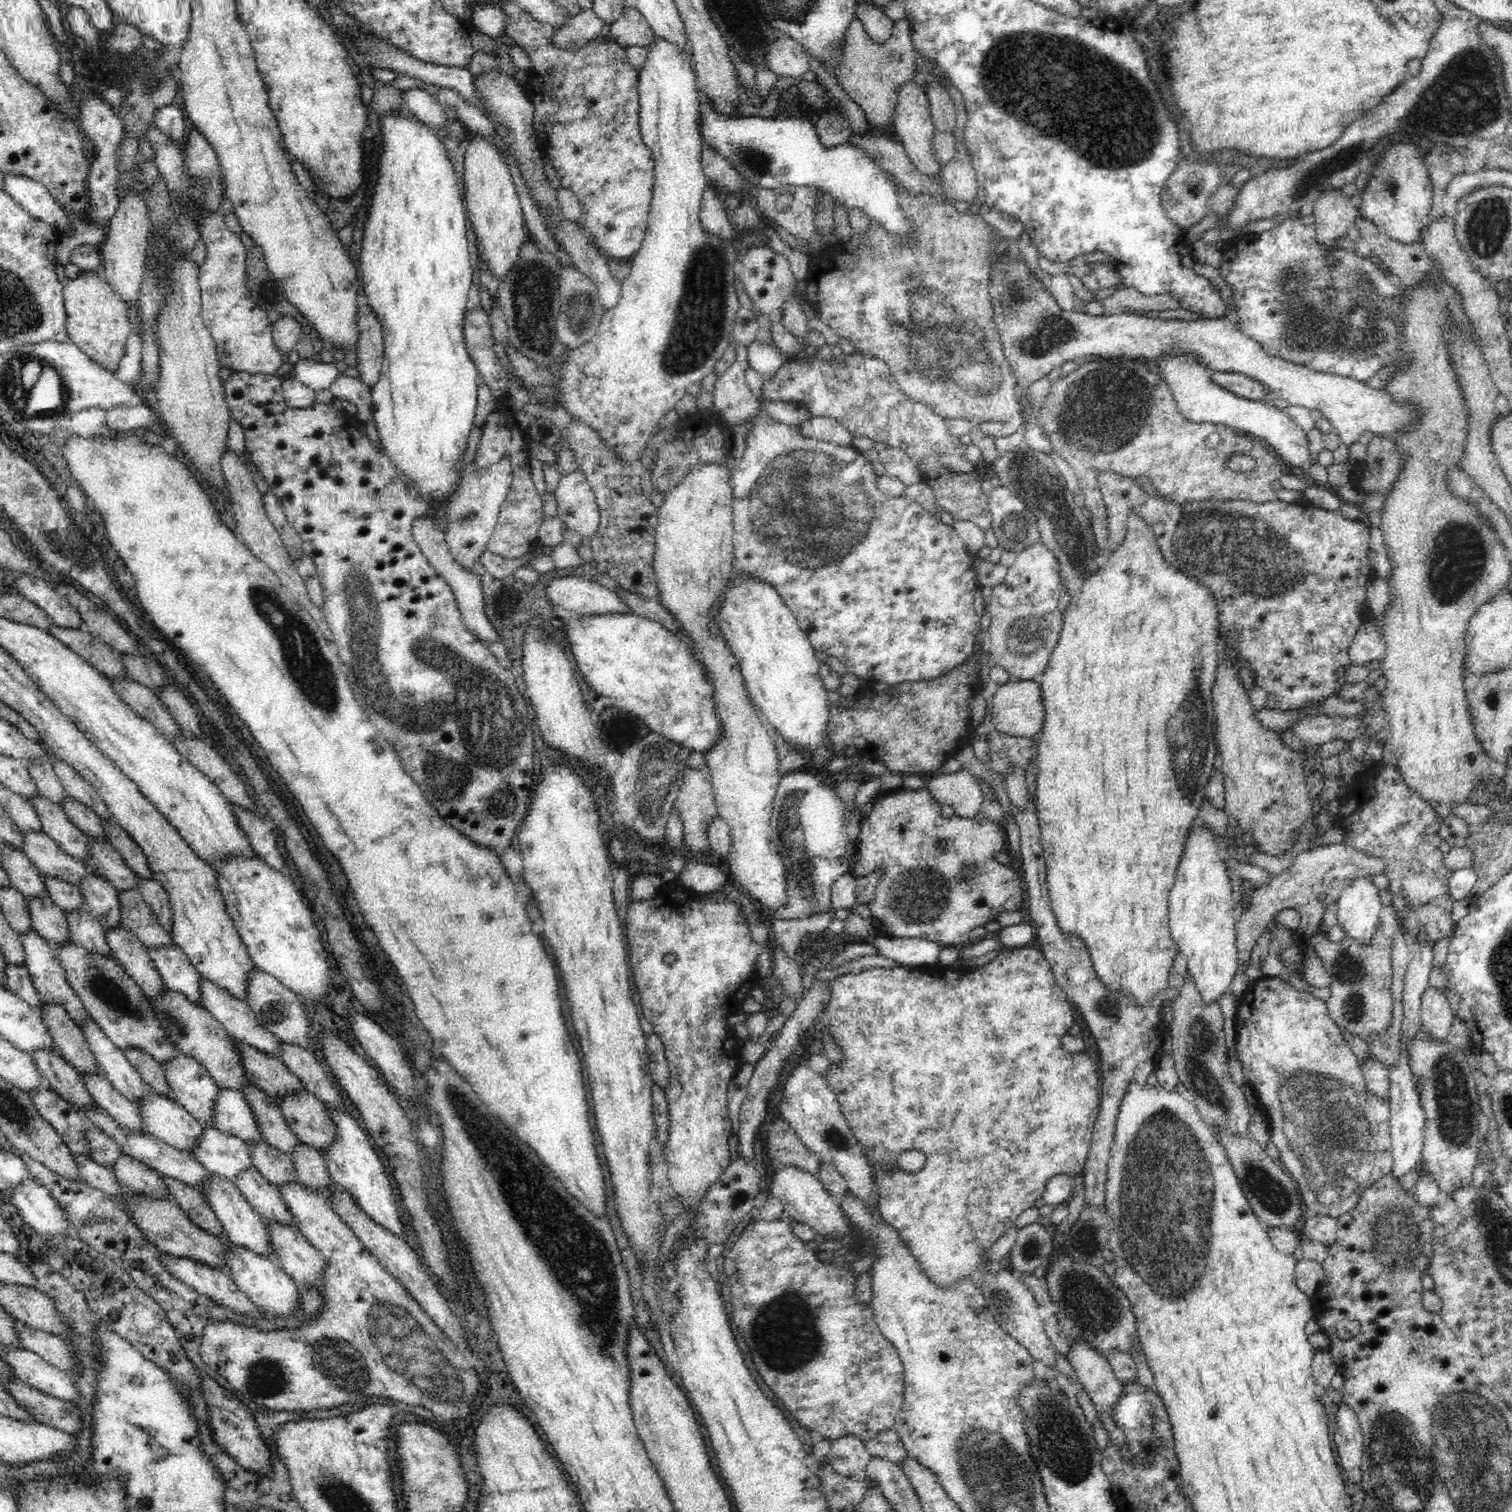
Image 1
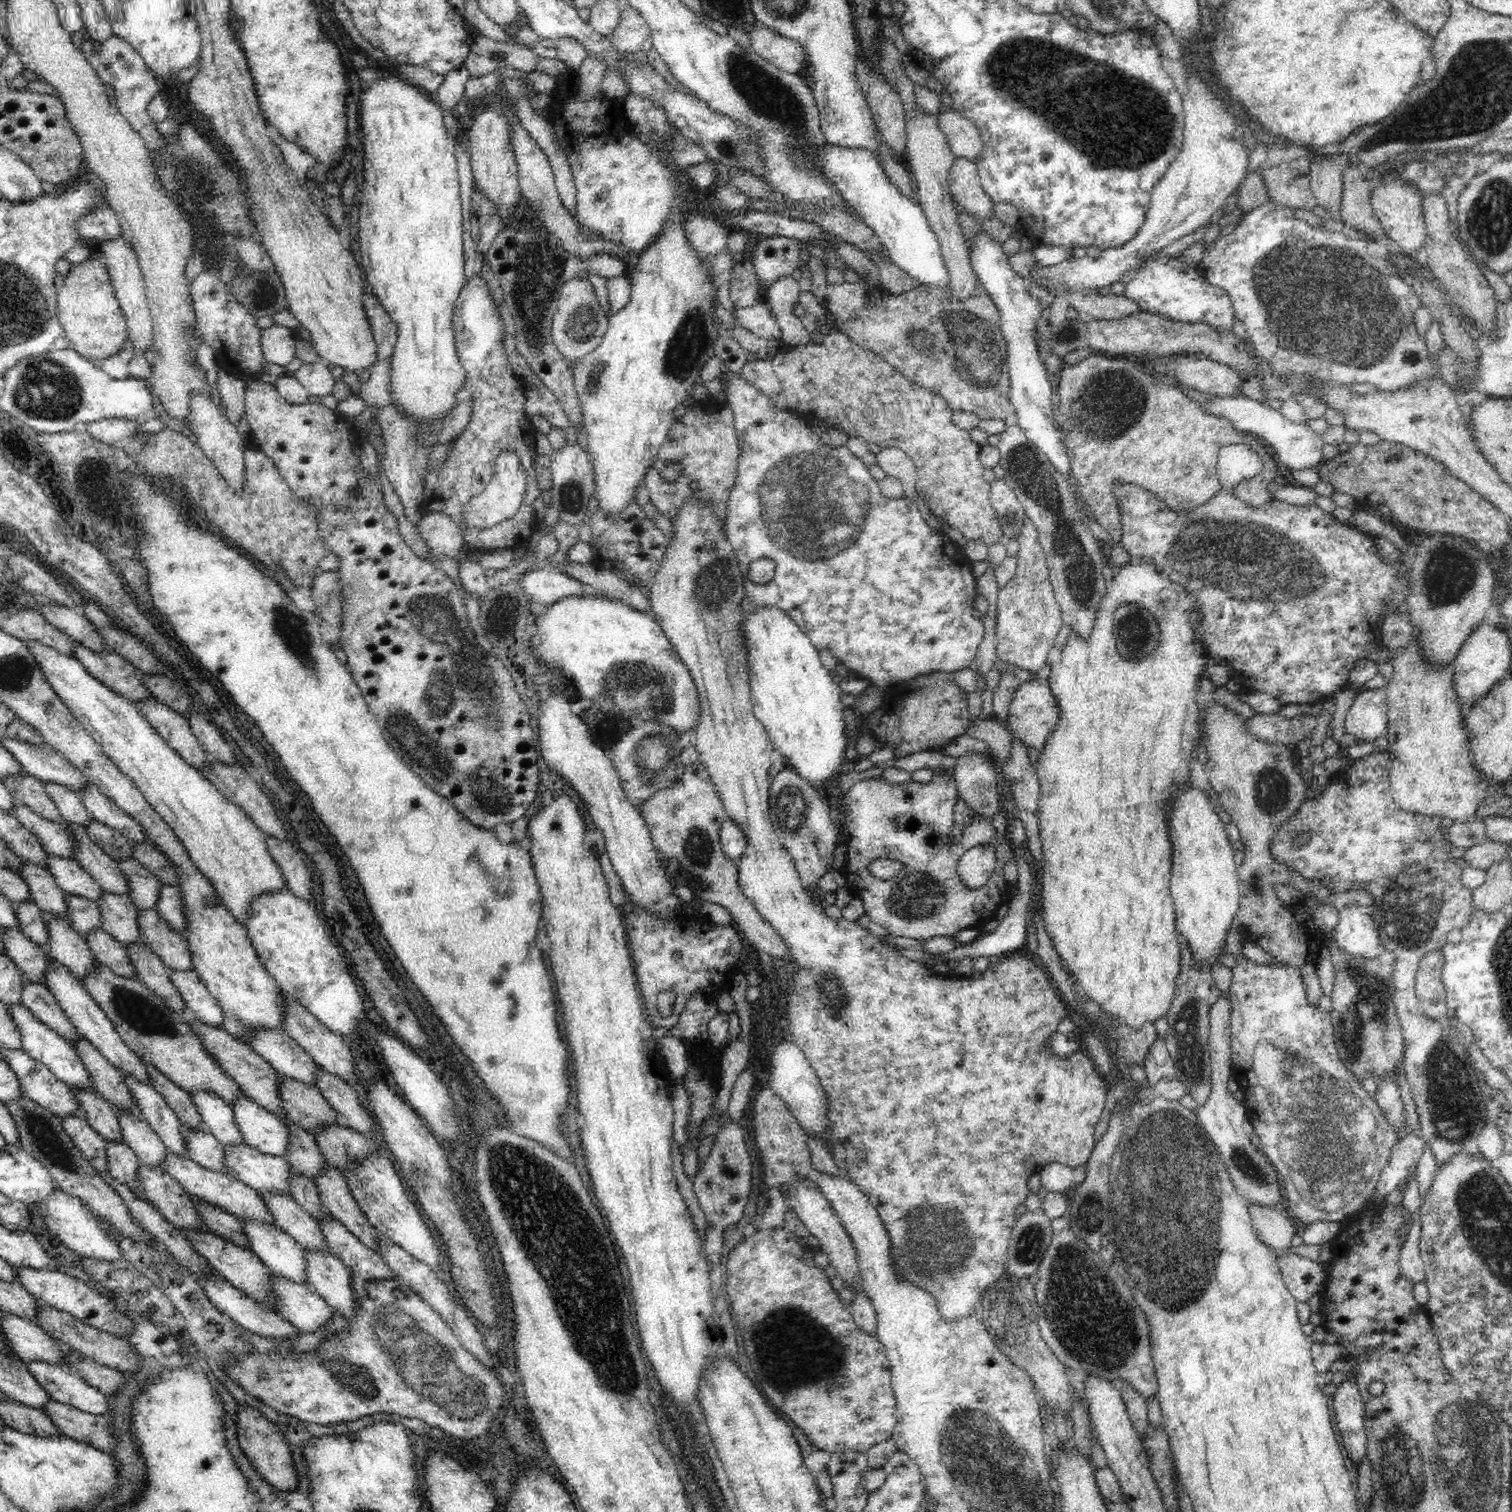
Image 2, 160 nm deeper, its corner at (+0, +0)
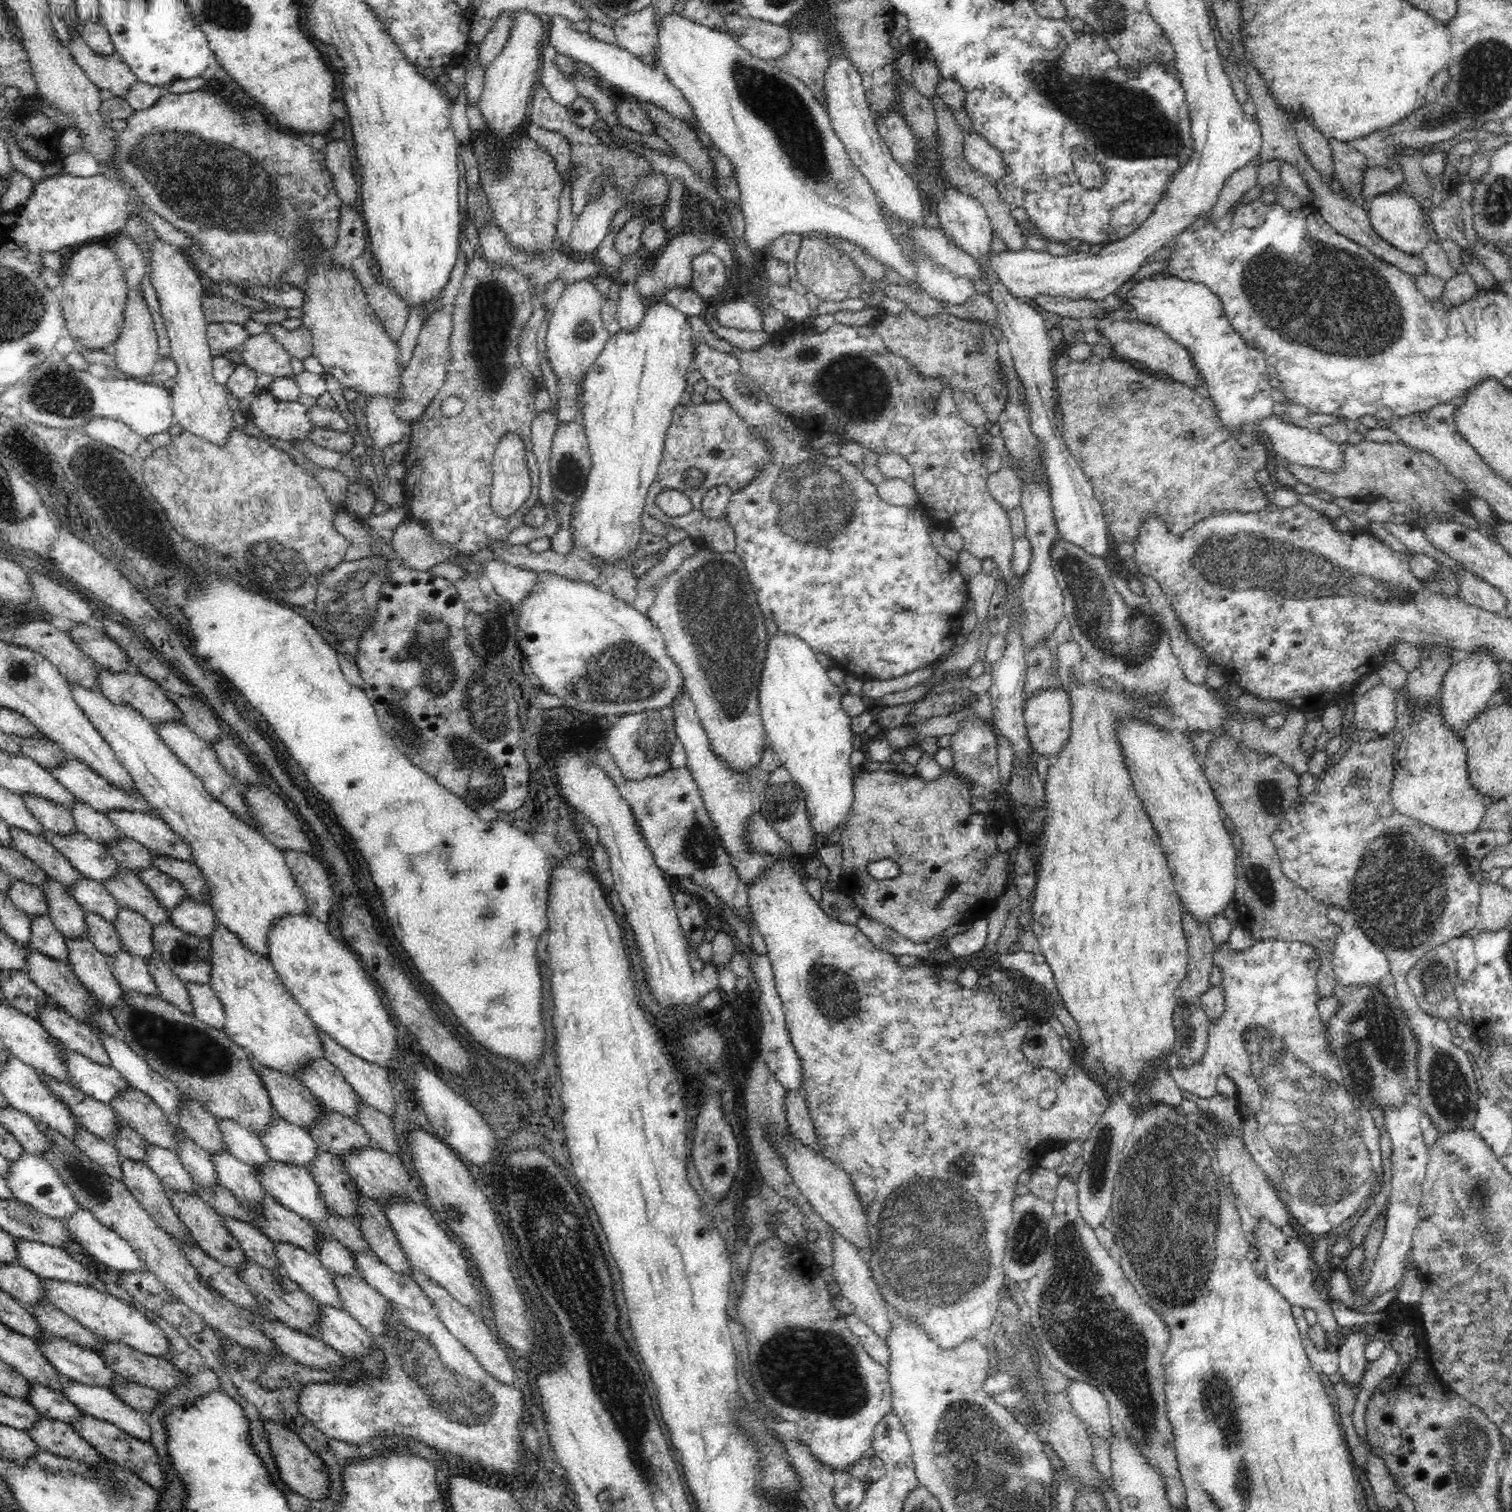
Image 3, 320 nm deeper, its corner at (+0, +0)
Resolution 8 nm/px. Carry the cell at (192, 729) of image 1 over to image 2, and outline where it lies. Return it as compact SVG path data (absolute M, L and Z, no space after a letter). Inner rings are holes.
M194 712L188 717L192 733L197 737L198 743L206 751L209 760L215 760L220 764L236 765L236 756L232 746L222 738L218 728L208 720L208 716Z

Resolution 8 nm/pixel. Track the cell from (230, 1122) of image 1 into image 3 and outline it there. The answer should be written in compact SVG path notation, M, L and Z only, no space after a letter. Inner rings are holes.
M277 1117L260 1136L266 1153L276 1162L296 1164L308 1169L318 1154L318 1144L310 1133L299 1125Z

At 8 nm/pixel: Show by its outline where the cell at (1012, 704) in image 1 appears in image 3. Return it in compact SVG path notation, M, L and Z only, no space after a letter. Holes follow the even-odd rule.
M1063 688L1043 689L1025 702L1023 718L1030 746L1038 756L1052 759L1062 751L1070 738L1072 714L1069 694Z

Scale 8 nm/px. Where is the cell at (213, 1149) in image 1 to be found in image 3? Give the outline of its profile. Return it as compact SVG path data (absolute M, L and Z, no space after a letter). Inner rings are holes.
M270 1160L268 1164L254 1169L253 1174L259 1184L262 1184L262 1187L267 1191L268 1197L275 1199L282 1207L304 1219L315 1222L315 1224L325 1225L326 1216L329 1215L329 1208L309 1170L296 1164L284 1164Z

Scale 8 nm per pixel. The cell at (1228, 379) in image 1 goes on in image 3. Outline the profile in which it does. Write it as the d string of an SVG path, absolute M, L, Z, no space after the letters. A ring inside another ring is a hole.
M1110 312L1099 318L1096 330L1110 340L1112 349L1114 349L1113 352L1116 352L1117 358L1142 362L1146 364L1144 368L1148 368L1152 372L1164 372L1164 374L1168 374L1170 378L1173 378L1174 381L1184 383L1188 387L1203 388L1205 386L1205 382L1198 376L1194 361L1190 357L1190 351L1177 344L1162 329L1137 320L1133 316L1128 319L1118 320Z

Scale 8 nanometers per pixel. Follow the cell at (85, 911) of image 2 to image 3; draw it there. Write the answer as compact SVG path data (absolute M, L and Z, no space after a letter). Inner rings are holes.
M87 910L84 915L86 915L87 938L104 956L110 957L120 950L125 950L113 923L104 920L102 915Z

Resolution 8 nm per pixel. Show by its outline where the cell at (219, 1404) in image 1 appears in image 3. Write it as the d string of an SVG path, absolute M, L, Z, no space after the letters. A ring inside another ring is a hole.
M263 1418L262 1423L266 1429L266 1439L270 1443L270 1451L276 1459L276 1465L278 1465L280 1477L282 1477L282 1488L312 1500L326 1498L326 1492L330 1488L330 1475L328 1475L329 1471L324 1465L324 1461L312 1452L292 1430L266 1418Z

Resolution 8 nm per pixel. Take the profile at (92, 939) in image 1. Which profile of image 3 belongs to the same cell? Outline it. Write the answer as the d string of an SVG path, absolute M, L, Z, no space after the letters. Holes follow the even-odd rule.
M120 950L112 954L109 960L112 973L125 990L134 990L148 997L159 997L158 987L145 959Z

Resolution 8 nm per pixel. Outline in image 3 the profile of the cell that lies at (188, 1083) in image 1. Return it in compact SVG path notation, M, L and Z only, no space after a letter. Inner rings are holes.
M218 1118L218 1127L222 1131L222 1140L227 1150L236 1158L246 1163L250 1169L268 1164L271 1158L266 1153L260 1137L238 1124L235 1120Z

